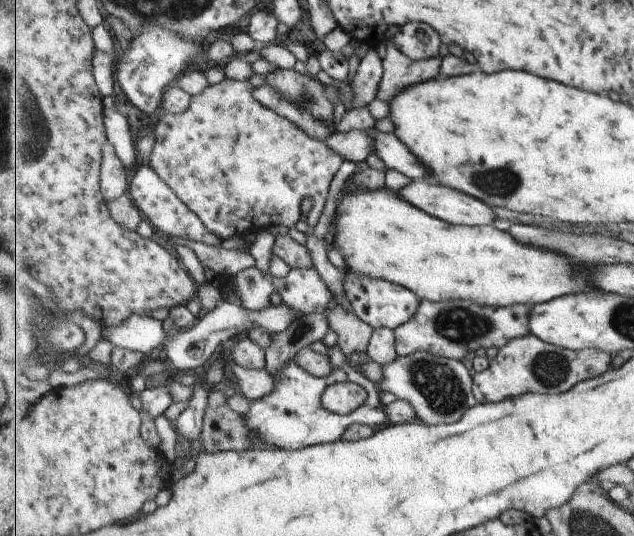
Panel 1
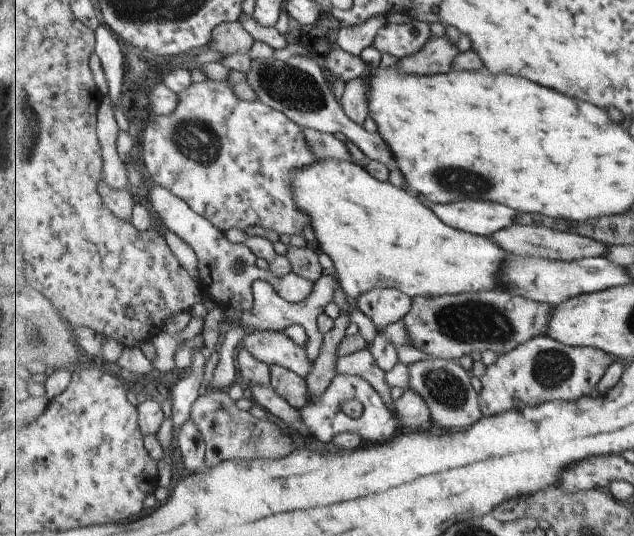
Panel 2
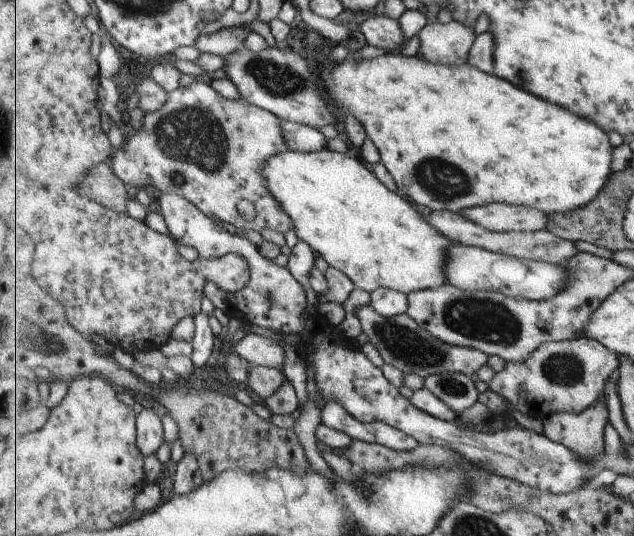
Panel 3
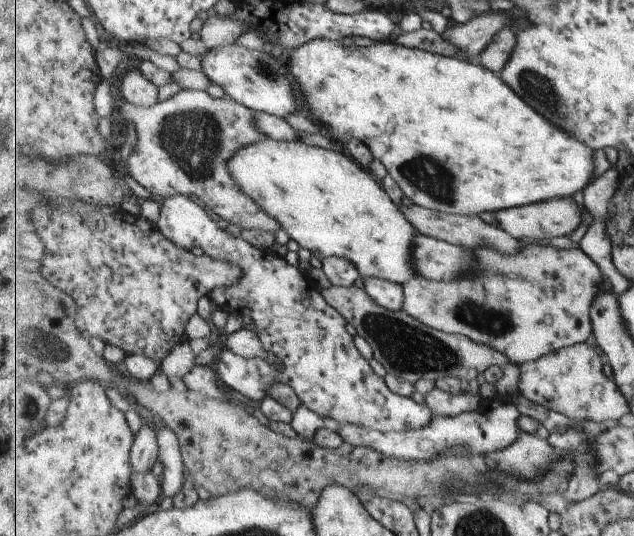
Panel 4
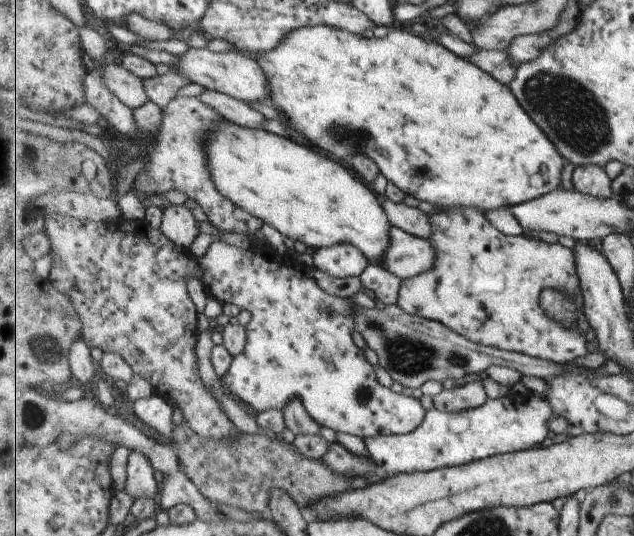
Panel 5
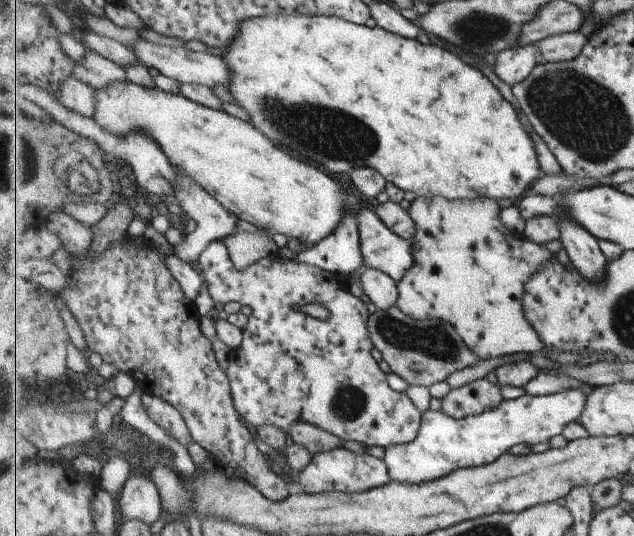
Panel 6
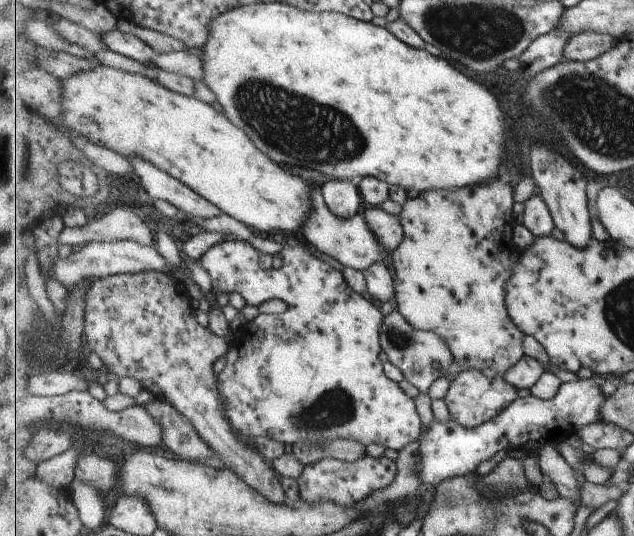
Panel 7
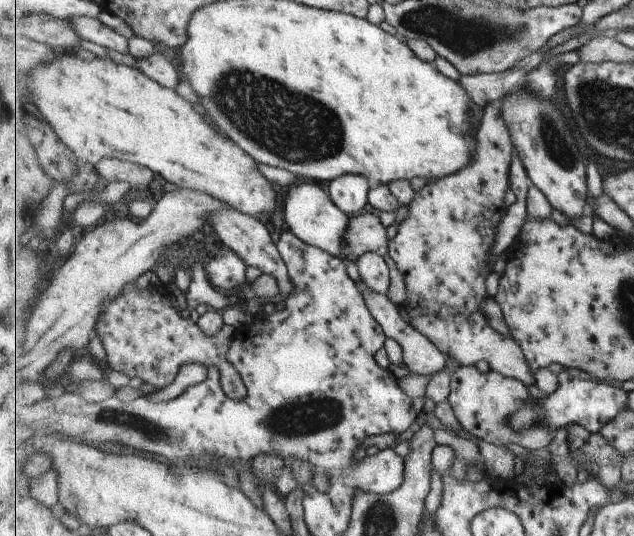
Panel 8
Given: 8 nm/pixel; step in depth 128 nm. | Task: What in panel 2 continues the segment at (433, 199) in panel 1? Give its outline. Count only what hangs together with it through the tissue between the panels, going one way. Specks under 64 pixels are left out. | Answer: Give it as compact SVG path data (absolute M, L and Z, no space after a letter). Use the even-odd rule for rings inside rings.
M465 199L448 204L431 203L429 206L445 224L483 236L514 226L517 219L517 212L513 208L483 200Z

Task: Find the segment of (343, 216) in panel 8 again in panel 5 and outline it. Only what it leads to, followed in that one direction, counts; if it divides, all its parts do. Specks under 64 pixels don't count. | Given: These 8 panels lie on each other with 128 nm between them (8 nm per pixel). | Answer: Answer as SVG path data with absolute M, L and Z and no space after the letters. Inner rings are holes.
M399 227L392 228L391 238L391 248L384 264L380 264L382 267L401 280L431 270L436 261L436 250L430 240L409 234Z

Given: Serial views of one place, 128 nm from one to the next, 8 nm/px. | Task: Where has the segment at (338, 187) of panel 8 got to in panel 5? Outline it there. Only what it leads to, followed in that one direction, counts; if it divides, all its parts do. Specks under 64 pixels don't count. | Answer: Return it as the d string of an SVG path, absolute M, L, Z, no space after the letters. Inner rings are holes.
M341 243L317 249L313 254L313 264L335 278L349 278L360 277L370 265L370 260L354 244Z

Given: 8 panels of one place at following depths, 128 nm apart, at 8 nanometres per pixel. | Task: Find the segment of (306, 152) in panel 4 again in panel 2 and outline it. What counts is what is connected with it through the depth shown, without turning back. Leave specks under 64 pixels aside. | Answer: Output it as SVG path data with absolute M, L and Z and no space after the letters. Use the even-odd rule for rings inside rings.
M327 158L313 162L313 166L301 168L293 174L293 192L301 210L313 218L310 226L316 242L324 254L333 258L336 274L353 308L358 308L357 302L364 293L375 288L397 288L411 298L493 290L501 286L497 272L503 260L512 258L510 253L507 254L489 238L467 234L443 224L429 204L410 188L397 188L391 182L379 182L365 167L349 160ZM342 314L336 320L335 327L325 335L321 356L315 360L312 374L306 379L308 387L308 397L321 398L325 390L331 386L333 378L337 375L337 348L341 348L341 340L345 336L347 326L351 324L351 318L347 314Z

